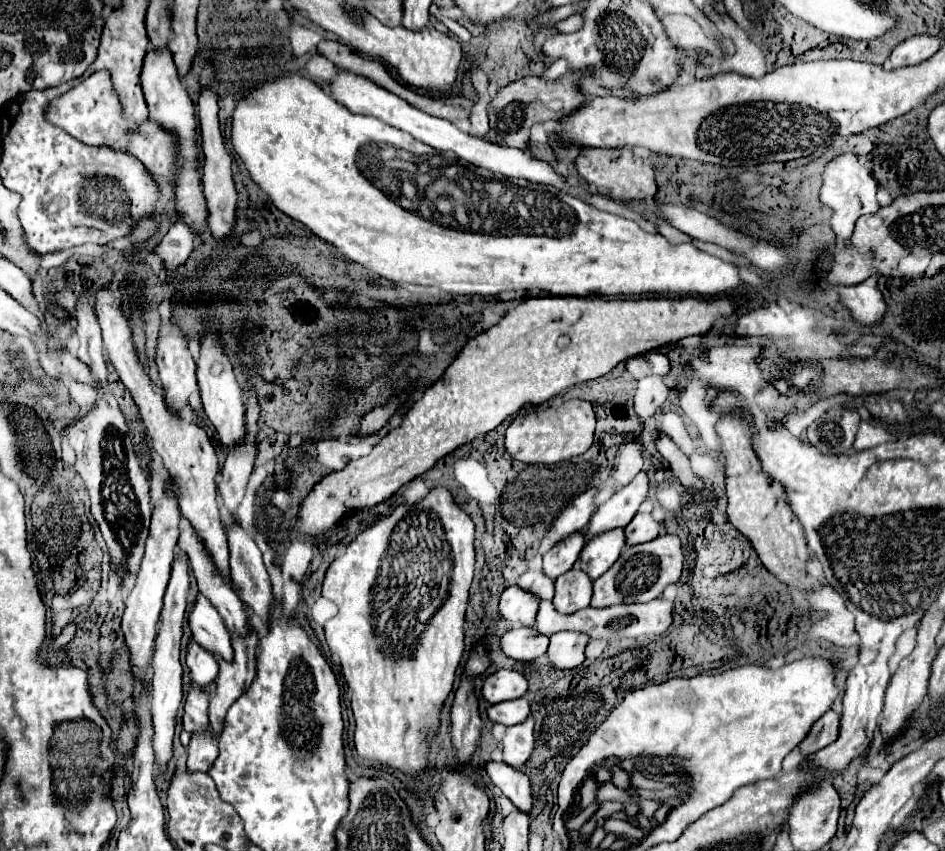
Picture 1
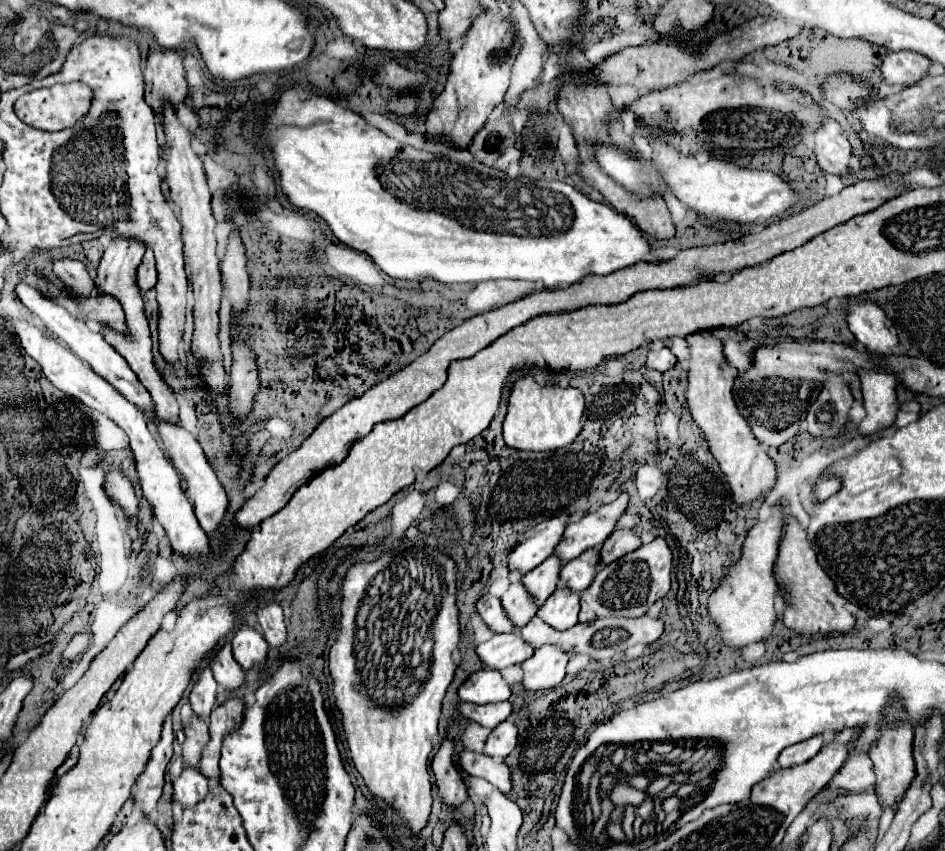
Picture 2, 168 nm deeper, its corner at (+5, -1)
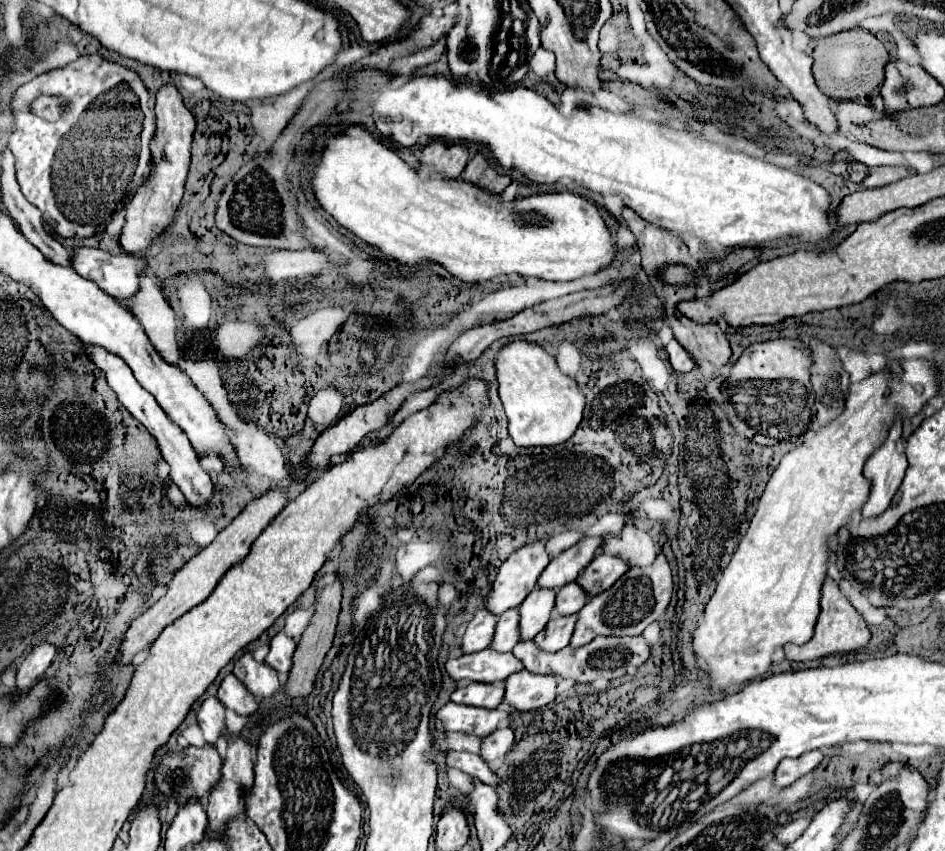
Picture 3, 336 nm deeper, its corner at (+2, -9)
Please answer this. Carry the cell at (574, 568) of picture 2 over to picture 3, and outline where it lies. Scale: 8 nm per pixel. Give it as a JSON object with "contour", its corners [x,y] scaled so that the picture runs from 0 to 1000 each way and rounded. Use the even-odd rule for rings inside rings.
{"contour":[[[604,684],[604,686],[596,689],[594,693],[589,693],[589,703],[587,703],[587,719],[589,719],[592,724],[611,722],[619,707],[621,707],[621,698],[615,693],[615,689],[613,689],[613,686]]]}

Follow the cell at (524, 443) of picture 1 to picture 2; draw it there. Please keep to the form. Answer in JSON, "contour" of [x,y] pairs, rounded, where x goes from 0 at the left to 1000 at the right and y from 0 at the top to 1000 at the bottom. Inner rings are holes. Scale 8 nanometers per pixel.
{"contour":[[[554,439],[544,449],[538,472],[538,486],[533,494],[533,519],[540,526],[554,531],[580,531],[599,526],[616,508],[618,465],[612,456],[571,454],[563,439]]]}

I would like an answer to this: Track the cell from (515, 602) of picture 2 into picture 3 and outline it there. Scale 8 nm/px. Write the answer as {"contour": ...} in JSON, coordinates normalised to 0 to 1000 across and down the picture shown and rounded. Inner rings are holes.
{"contour":[[[547,714],[532,719],[526,729],[520,761],[526,764],[526,766],[539,766],[549,754],[547,740],[549,740],[549,719],[547,719]]]}

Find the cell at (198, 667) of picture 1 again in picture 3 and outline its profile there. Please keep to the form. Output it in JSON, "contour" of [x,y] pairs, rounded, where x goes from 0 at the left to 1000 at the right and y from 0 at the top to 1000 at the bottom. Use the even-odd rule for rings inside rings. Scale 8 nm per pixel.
{"contour":[[[219,820],[213,827],[213,834],[208,839],[208,848],[215,858],[217,872],[223,877],[230,877],[230,870],[236,865],[238,858],[238,832],[230,820]]]}

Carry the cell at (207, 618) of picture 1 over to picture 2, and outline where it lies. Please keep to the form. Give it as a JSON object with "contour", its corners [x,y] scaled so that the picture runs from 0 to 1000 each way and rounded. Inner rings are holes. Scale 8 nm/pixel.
{"contour":[[[241,757],[226,766],[226,771],[222,776],[222,785],[226,790],[229,801],[235,804],[239,811],[248,811],[258,801],[258,787],[248,776],[246,761]]]}

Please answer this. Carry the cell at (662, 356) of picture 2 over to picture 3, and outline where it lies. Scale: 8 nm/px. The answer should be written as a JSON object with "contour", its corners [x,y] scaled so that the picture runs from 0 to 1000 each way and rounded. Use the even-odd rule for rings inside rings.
{"contour":[[[712,397],[708,404],[712,407],[710,430],[712,430],[714,435],[719,435],[719,437],[729,437],[729,435],[733,435],[733,432],[735,432],[733,418],[729,418],[729,414],[725,414],[725,409],[723,409],[714,397]]]}

